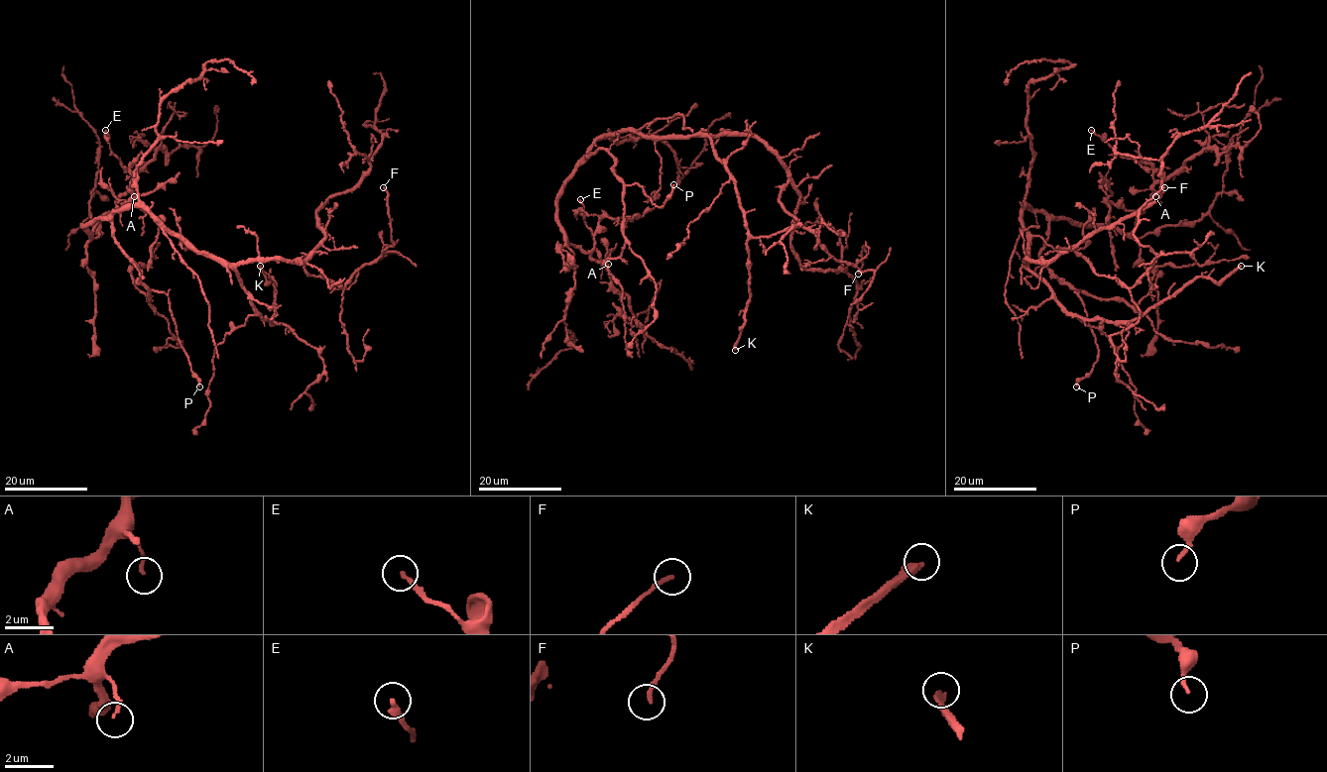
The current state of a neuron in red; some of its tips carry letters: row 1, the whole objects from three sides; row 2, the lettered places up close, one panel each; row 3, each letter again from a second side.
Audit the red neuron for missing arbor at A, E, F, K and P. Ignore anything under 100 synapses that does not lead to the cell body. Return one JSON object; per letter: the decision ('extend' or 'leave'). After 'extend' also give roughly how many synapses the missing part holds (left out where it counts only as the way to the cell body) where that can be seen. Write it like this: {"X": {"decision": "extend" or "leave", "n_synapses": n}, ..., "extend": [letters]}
{"A": {"decision": "leave"}, "E": {"decision": "leave"}, "F": {"decision": "leave"}, "K": {"decision": "leave"}, "P": {"decision": "leave"}, "extend": []}

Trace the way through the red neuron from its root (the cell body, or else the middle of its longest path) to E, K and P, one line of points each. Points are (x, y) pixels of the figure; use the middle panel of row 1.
E: (664, 137), (607, 134), (559, 196), (556, 223), (565, 239), (606, 262), (580, 199)
K: (664, 137), (706, 136), (715, 155), (735, 180), (747, 230), (749, 275), (745, 323), (735, 350)
P: (664, 137), (607, 134), (587, 158), (604, 148), (614, 173), (626, 184), (638, 183), (657, 206), (673, 184)

